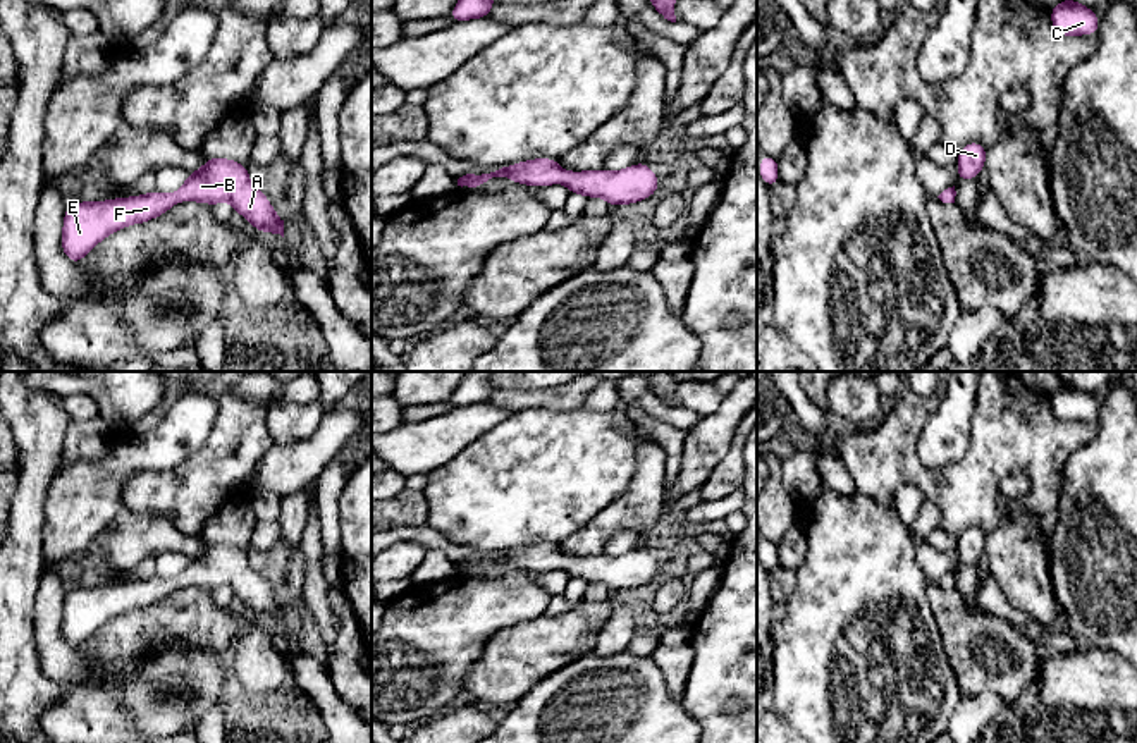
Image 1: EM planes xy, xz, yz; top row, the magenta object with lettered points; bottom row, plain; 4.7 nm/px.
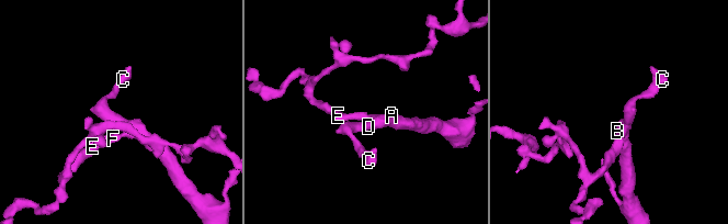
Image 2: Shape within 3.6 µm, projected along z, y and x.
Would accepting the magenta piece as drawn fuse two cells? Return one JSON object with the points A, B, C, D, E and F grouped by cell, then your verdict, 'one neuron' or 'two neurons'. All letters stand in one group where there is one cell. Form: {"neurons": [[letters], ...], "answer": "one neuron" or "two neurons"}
{"neurons": [["A", "B", "C", "D", "E", "F"]], "answer": "one neuron"}

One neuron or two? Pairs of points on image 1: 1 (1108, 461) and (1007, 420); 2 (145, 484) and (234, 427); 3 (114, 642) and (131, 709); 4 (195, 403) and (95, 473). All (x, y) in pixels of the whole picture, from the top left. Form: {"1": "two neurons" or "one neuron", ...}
{"1": "two neurons", "2": "one neuron", "3": "two neurons", "4": "one neuron"}

